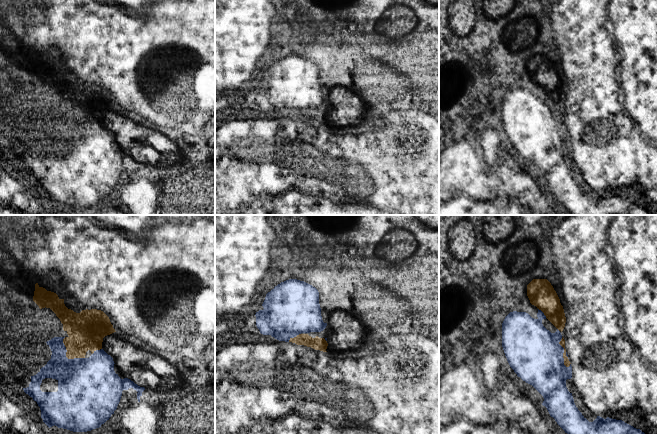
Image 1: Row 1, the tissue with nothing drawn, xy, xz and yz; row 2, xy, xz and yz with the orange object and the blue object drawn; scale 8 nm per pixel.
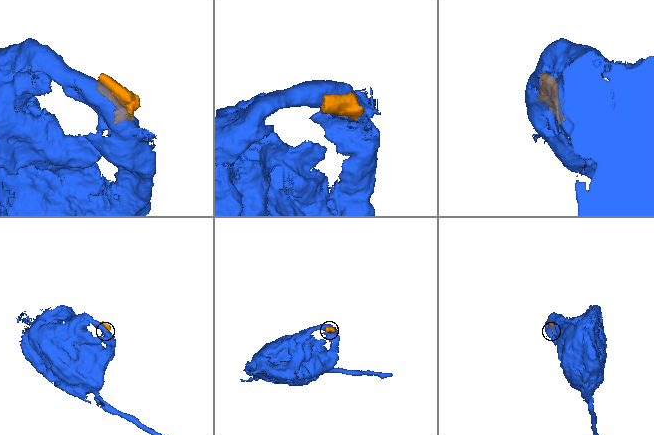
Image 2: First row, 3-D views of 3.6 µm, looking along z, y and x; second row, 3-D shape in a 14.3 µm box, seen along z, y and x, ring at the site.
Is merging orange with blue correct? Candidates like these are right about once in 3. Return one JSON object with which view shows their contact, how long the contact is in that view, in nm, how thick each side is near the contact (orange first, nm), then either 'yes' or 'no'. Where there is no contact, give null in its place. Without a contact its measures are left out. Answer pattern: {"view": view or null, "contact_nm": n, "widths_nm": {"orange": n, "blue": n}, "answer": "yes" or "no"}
{"view": "yz", "contact_nm": 260, "widths_nm": {"orange": 50, "blue": 440}, "answer": "no"}

